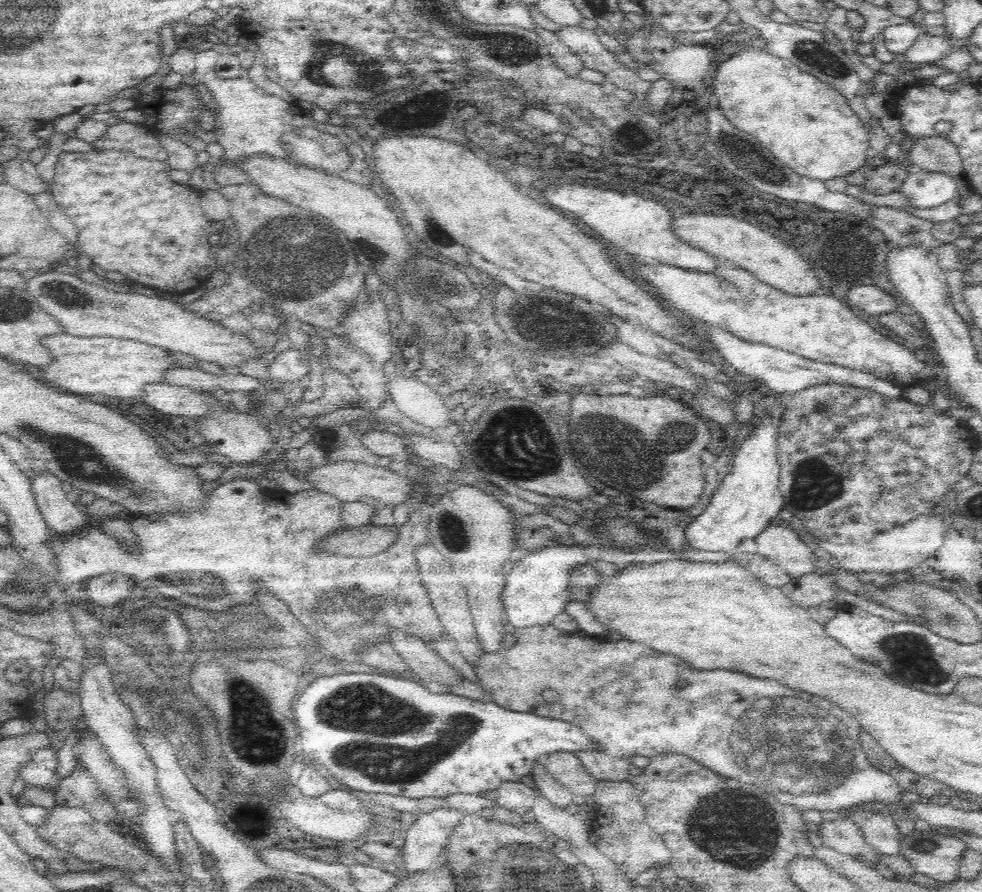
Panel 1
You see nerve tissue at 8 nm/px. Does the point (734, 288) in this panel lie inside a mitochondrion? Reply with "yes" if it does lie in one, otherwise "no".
yes

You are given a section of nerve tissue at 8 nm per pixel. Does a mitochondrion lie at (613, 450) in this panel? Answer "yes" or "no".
yes

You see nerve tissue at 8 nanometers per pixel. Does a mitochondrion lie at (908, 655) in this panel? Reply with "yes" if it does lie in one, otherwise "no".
yes

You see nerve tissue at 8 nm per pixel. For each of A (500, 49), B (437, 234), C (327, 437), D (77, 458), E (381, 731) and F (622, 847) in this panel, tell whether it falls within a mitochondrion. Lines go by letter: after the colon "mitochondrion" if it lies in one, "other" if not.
A: mitochondrion
B: other
C: other
D: mitochondrion
E: mitochondrion
F: other

